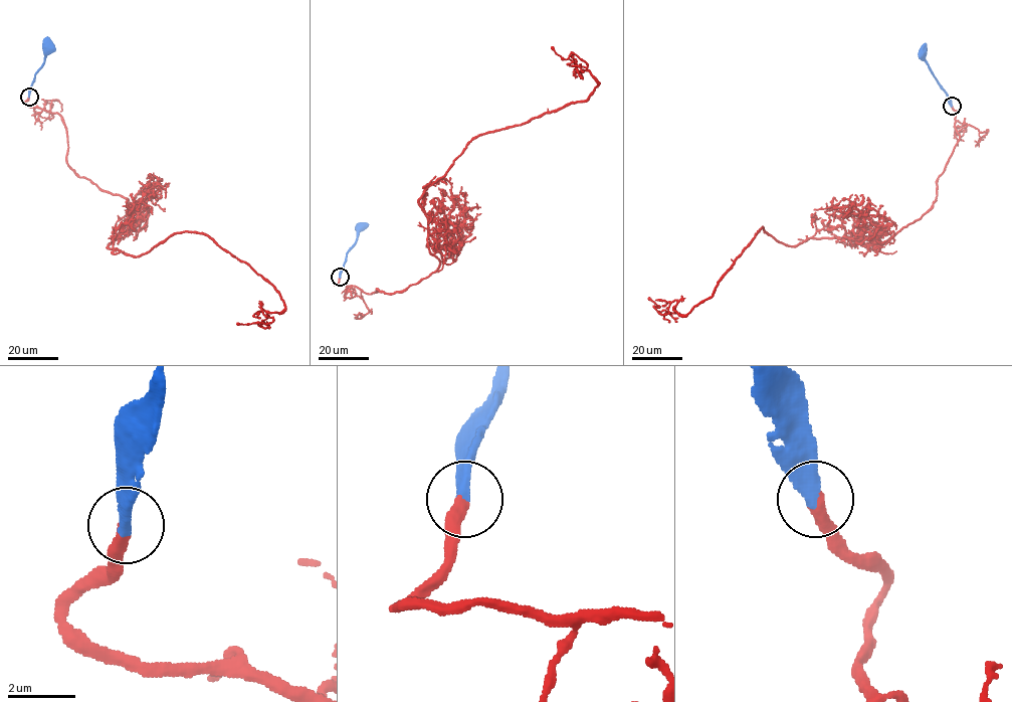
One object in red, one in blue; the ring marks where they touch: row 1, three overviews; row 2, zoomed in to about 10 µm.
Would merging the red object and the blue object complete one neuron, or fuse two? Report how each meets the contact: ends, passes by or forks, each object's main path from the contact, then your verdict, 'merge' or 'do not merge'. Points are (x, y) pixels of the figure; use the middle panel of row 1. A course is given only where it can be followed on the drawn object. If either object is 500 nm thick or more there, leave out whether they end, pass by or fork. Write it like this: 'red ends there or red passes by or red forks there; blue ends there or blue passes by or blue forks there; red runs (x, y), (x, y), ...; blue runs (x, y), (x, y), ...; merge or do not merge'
red ends there; blue ends there; red runs (340, 278), (394, 294), (437, 270), (426, 188), (476, 137), (598, 85), (574, 70), (587, 63), (552, 46); blue runs (340, 278), (360, 224); merge

